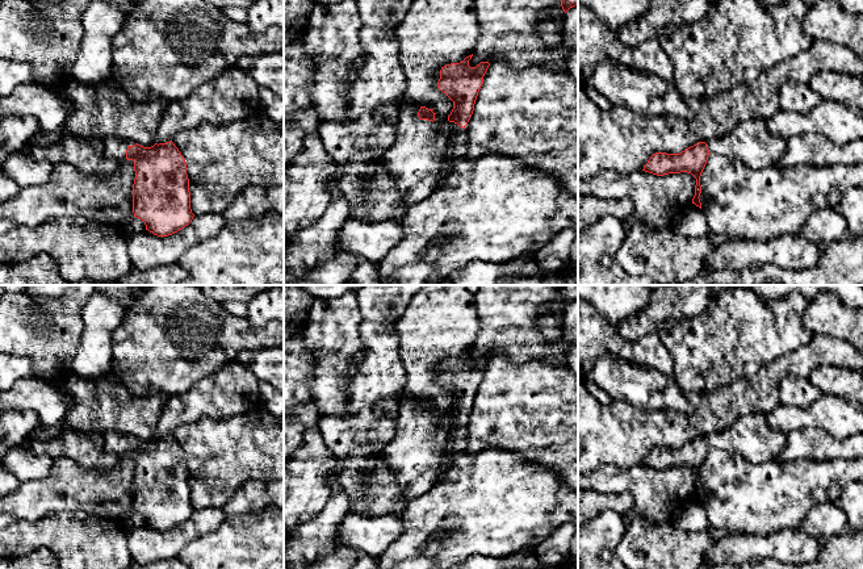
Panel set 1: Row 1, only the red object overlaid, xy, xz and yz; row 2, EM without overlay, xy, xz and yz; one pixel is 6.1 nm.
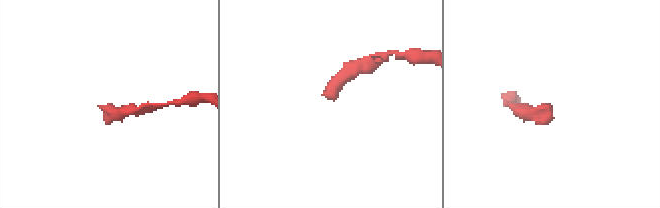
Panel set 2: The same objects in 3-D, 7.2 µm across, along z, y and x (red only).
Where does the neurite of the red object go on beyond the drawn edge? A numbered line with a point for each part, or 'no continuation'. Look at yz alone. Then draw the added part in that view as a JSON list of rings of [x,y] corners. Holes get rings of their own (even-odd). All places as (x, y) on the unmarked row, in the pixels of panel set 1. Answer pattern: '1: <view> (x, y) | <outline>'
1: yz (752, 436) | [[[766,413],[747,414],[722,431],[705,435],[709,448],[741,453],[761,464],[776,460],[787,444],[787,432],[771,428]]]

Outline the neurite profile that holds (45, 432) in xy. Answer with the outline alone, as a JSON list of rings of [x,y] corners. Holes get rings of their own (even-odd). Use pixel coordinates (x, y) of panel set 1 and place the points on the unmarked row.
[[[60,421],[56,424],[46,426],[39,423],[26,438],[25,445],[28,445],[29,440],[45,440],[50,442],[53,438],[59,435],[64,430],[70,430],[71,427],[64,422]]]

